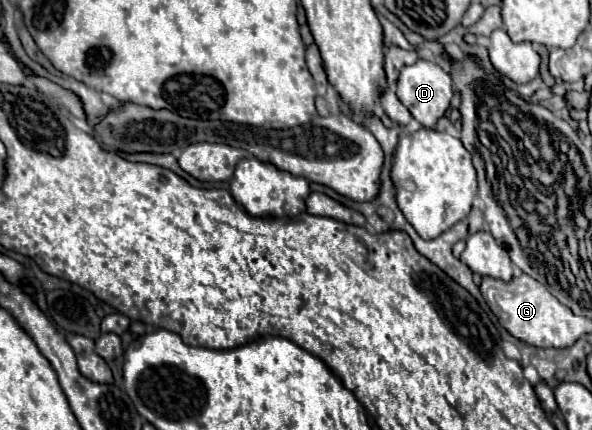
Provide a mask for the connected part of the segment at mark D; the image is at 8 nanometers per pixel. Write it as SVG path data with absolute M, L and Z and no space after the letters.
M418 60L412 66L404 66L404 70L400 72L398 78L398 86L396 86L396 94L400 98L400 102L404 102L404 106L410 110L410 114L426 128L436 128L436 122L446 114L446 110L450 108L450 100L454 96L454 86L452 86L452 78L450 72L446 72L442 66L438 66L436 62L428 62L428 60Z

